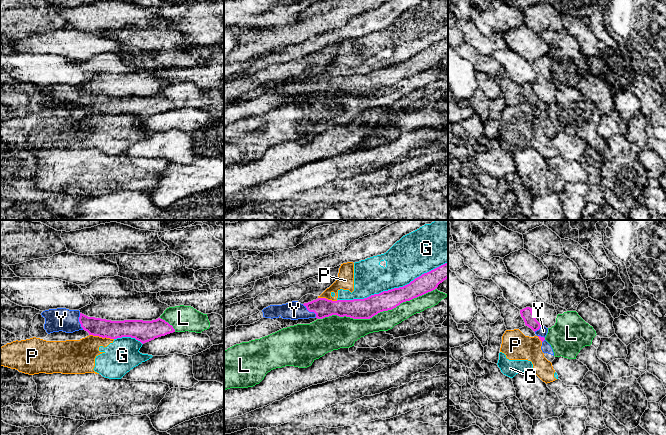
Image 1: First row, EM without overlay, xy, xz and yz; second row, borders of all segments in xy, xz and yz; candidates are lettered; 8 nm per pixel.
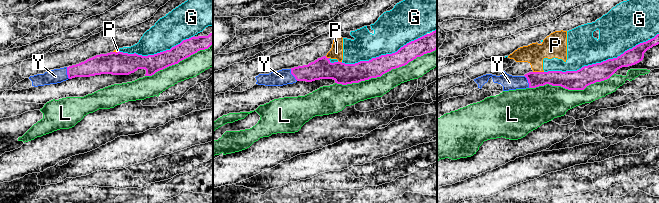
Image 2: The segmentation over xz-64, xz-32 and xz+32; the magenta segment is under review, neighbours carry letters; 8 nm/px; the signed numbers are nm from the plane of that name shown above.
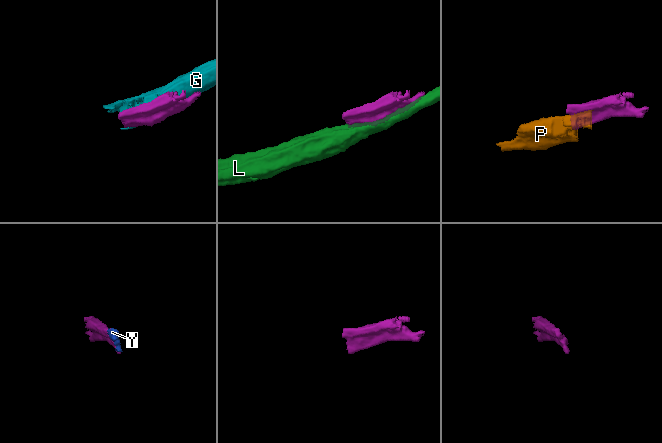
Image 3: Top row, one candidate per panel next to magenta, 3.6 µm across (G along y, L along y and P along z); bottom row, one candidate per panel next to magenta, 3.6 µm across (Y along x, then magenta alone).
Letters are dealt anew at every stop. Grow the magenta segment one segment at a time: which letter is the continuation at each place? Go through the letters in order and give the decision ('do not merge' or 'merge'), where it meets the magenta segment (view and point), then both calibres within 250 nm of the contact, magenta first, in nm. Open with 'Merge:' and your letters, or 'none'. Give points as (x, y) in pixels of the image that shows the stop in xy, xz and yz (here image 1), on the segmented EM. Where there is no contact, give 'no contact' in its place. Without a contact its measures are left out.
Merge: Y
G: do not merge; contact xz (392, 289); calibres 160 and 320 nm
L: do not merge; contact xz (376, 314); calibres 170 and 190 nm
P: do not merge; contact xy (101, 336); calibres 150 and 280 nm
Y: merge; contact xz (310, 311); calibres 160 and 150 nm

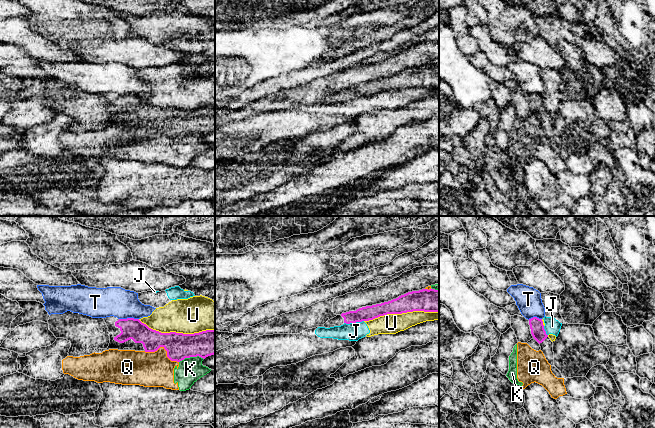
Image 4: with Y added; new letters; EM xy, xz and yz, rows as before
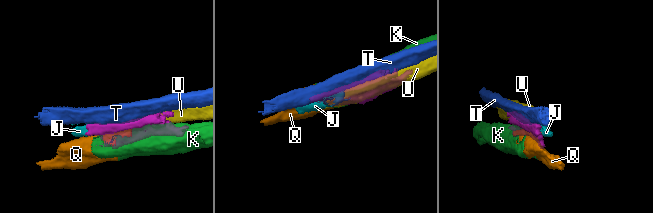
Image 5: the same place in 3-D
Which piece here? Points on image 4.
Merge: none
J: do not merge; contact xz (353, 322); calibres 120 and 140 nm
K: do not merge; contact xy (191, 356); calibres 220 and 190 nm
Q: do not merge; contact xy (164, 348); calibres 220 and 280 nm
T: do not merge; contact xy (128, 318); calibres 170 and 240 nm
U: do not merge; contact xy (175, 332); calibres 220 and 280 nm

